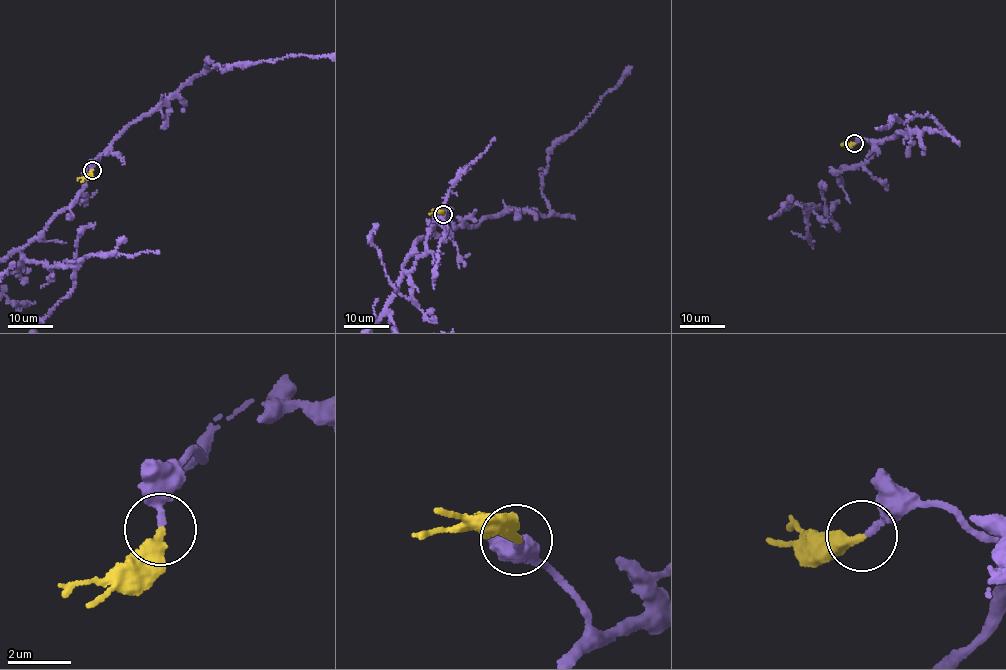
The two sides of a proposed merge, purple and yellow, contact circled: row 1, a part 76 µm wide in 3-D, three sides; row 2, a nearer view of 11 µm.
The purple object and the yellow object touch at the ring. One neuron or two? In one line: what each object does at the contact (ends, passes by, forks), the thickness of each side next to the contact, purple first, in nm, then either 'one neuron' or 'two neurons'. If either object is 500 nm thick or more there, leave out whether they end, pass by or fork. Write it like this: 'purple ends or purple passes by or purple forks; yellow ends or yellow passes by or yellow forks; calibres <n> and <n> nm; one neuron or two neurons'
purple ends; yellow ends; calibres 220 and 380 nm; one neuron

